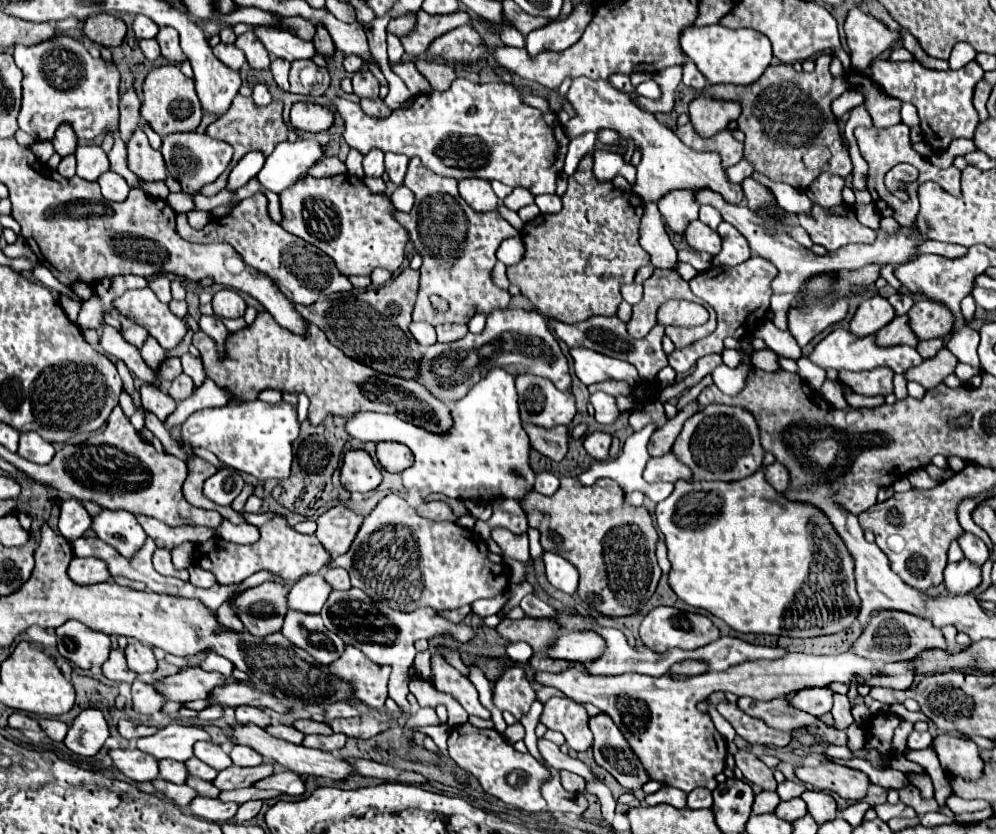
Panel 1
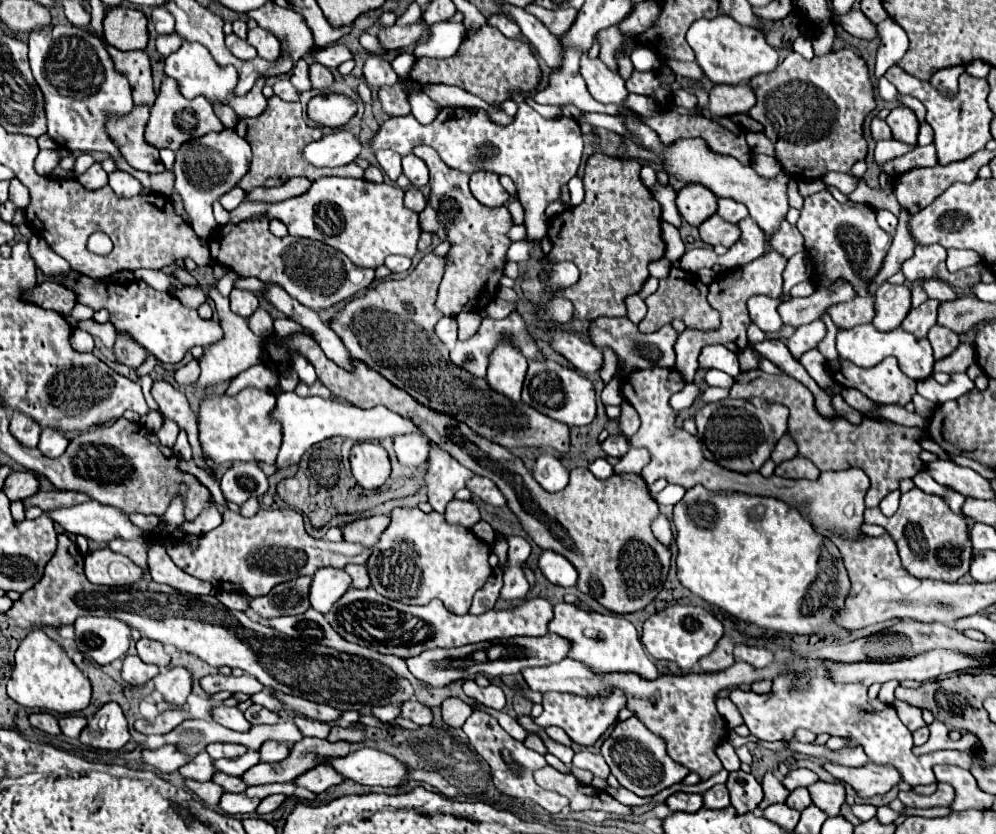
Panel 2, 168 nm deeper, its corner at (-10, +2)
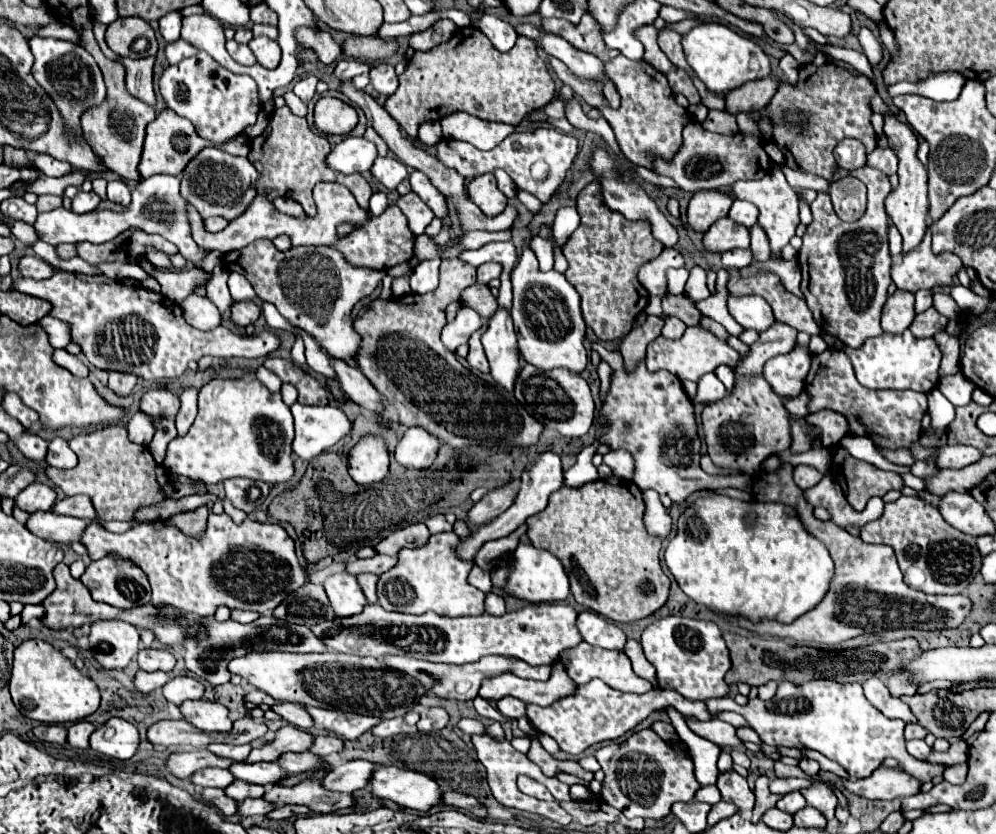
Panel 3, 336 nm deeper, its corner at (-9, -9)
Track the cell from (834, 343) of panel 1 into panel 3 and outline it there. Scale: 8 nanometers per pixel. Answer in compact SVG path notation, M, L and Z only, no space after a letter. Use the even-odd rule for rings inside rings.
M904 331L902 335L882 333L878 337L870 337L858 349L844 345L844 353L852 361L858 381L870 389L912 389L928 393L936 387L936 381L940 379L940 349L936 341L916 339L910 331Z

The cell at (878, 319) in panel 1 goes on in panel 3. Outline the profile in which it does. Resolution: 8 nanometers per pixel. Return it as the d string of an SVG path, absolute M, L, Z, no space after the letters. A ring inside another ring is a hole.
M896 291L888 297L882 309L882 329L886 333L904 333L914 321L914 293Z

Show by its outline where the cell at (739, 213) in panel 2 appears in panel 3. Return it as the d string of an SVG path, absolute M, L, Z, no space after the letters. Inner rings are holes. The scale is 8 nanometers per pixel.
M734 199L728 217L734 219L736 223L744 225L744 227L752 227L756 223L756 219L758 219L758 209L752 203L748 203L748 201Z

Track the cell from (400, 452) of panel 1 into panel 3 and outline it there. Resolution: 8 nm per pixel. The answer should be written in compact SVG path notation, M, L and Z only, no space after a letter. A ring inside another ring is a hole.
M412 427L398 441L394 457L406 469L428 469L434 463L440 443L428 431Z

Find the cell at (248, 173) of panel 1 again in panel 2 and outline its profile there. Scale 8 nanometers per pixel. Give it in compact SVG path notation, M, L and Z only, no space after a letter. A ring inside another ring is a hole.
M233 188L233 192L227 192L219 202L221 202L221 206L223 206L227 212L231 212L231 210L235 210L243 200L245 200L245 192L243 192L241 188Z

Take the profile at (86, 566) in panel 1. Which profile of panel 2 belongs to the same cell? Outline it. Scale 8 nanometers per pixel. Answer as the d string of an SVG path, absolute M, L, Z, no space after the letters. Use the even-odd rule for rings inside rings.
M101 548L85 556L85 576L89 582L101 586L127 586L139 582L143 570L127 556Z

